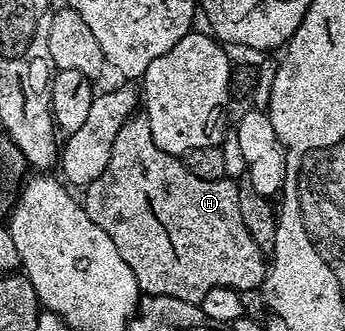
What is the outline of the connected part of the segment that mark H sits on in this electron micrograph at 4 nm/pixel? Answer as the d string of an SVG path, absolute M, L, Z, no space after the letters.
M135 113L118 130L105 171L85 187L82 192L84 195L81 195L81 202L89 221L93 221L93 225L97 225L97 229L105 229L105 233L109 233L113 245L117 245L117 253L121 253L125 265L129 265L129 269L133 269L133 277L137 277L137 285L140 289L146 288L150 279L164 279L165 282L171 283L168 287L162 288L161 294L165 297L177 297L181 301L198 304L205 297L205 293L209 293L209 289L231 287L234 291L240 292L254 287L262 288L263 281L267 277L269 263L265 258L265 253L256 245L253 237L249 237L249 229L245 229L245 221L241 221L241 209L237 205L238 192L239 184L234 178L224 177L217 181L201 181L201 177L193 177L193 173L189 173L189 169L180 156L165 153L165 149L161 149L157 145L157 141L153 141L152 129L146 114Z

